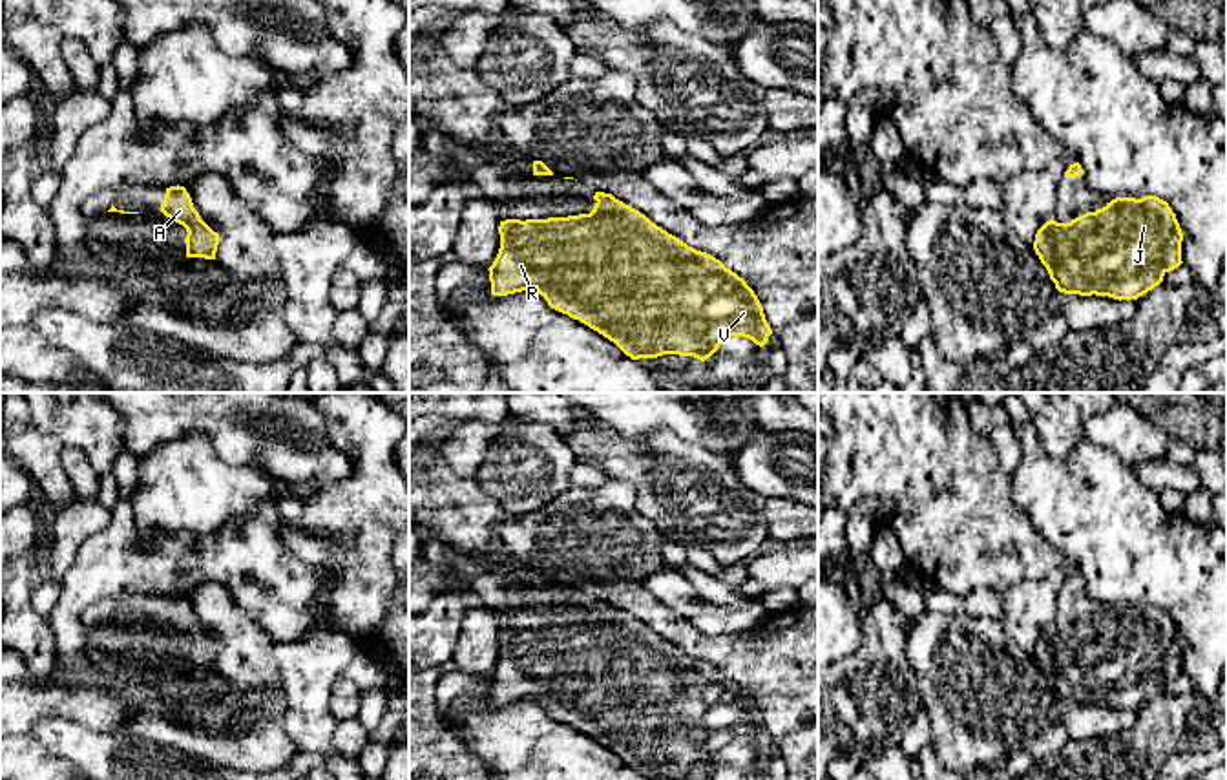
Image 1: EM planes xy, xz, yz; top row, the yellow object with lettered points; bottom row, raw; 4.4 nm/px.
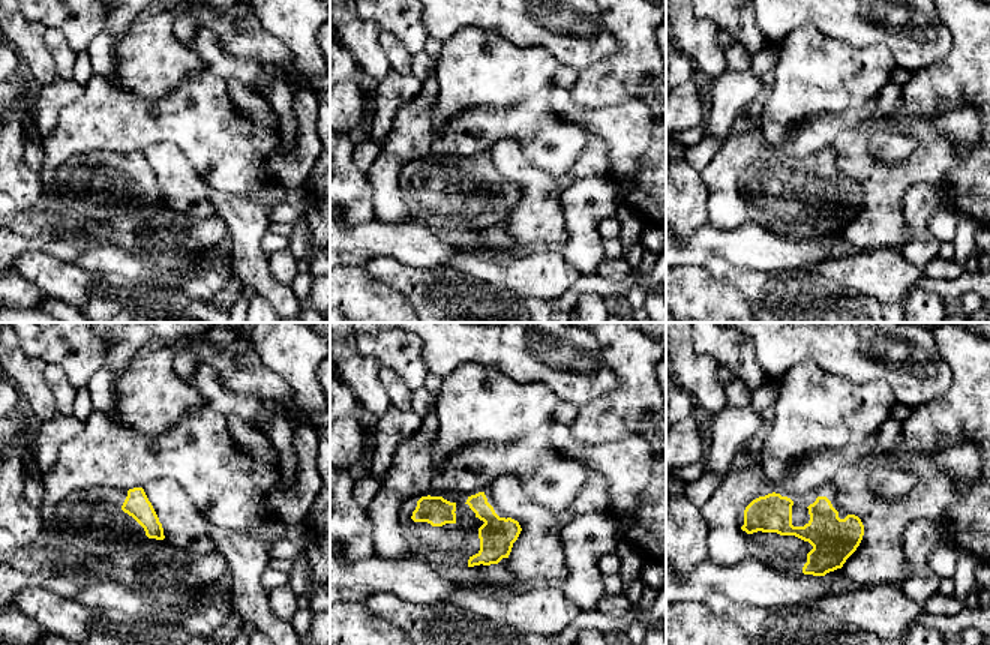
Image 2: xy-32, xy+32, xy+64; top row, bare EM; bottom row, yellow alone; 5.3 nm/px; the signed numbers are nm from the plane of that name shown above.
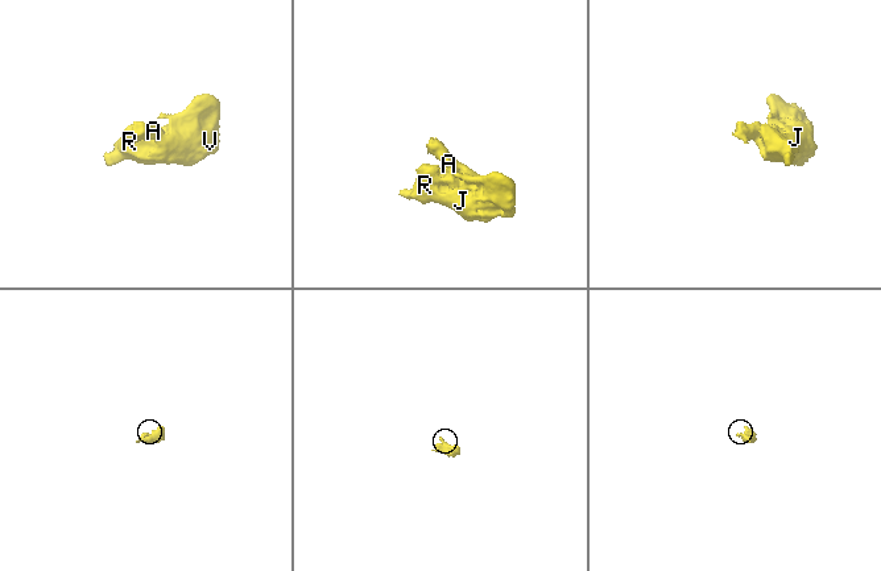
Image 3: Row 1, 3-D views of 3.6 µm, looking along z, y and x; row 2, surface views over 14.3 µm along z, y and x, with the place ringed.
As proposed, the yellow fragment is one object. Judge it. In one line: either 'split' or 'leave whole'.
leave whole

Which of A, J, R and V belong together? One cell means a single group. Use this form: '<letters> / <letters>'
A J R V

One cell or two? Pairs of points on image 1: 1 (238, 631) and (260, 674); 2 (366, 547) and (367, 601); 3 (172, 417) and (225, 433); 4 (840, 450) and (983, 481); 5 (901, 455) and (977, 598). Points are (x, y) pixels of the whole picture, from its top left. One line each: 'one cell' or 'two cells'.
1: one cell
2: one cell
3: one cell
4: one cell
5: two cells

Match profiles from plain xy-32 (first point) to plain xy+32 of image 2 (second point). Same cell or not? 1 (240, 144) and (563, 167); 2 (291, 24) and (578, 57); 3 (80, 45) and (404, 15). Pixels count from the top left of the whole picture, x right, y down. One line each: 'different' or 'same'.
1: same
2: different
3: same

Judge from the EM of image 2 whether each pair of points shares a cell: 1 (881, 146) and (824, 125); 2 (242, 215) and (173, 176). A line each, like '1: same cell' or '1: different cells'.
1: same cell
2: different cells

